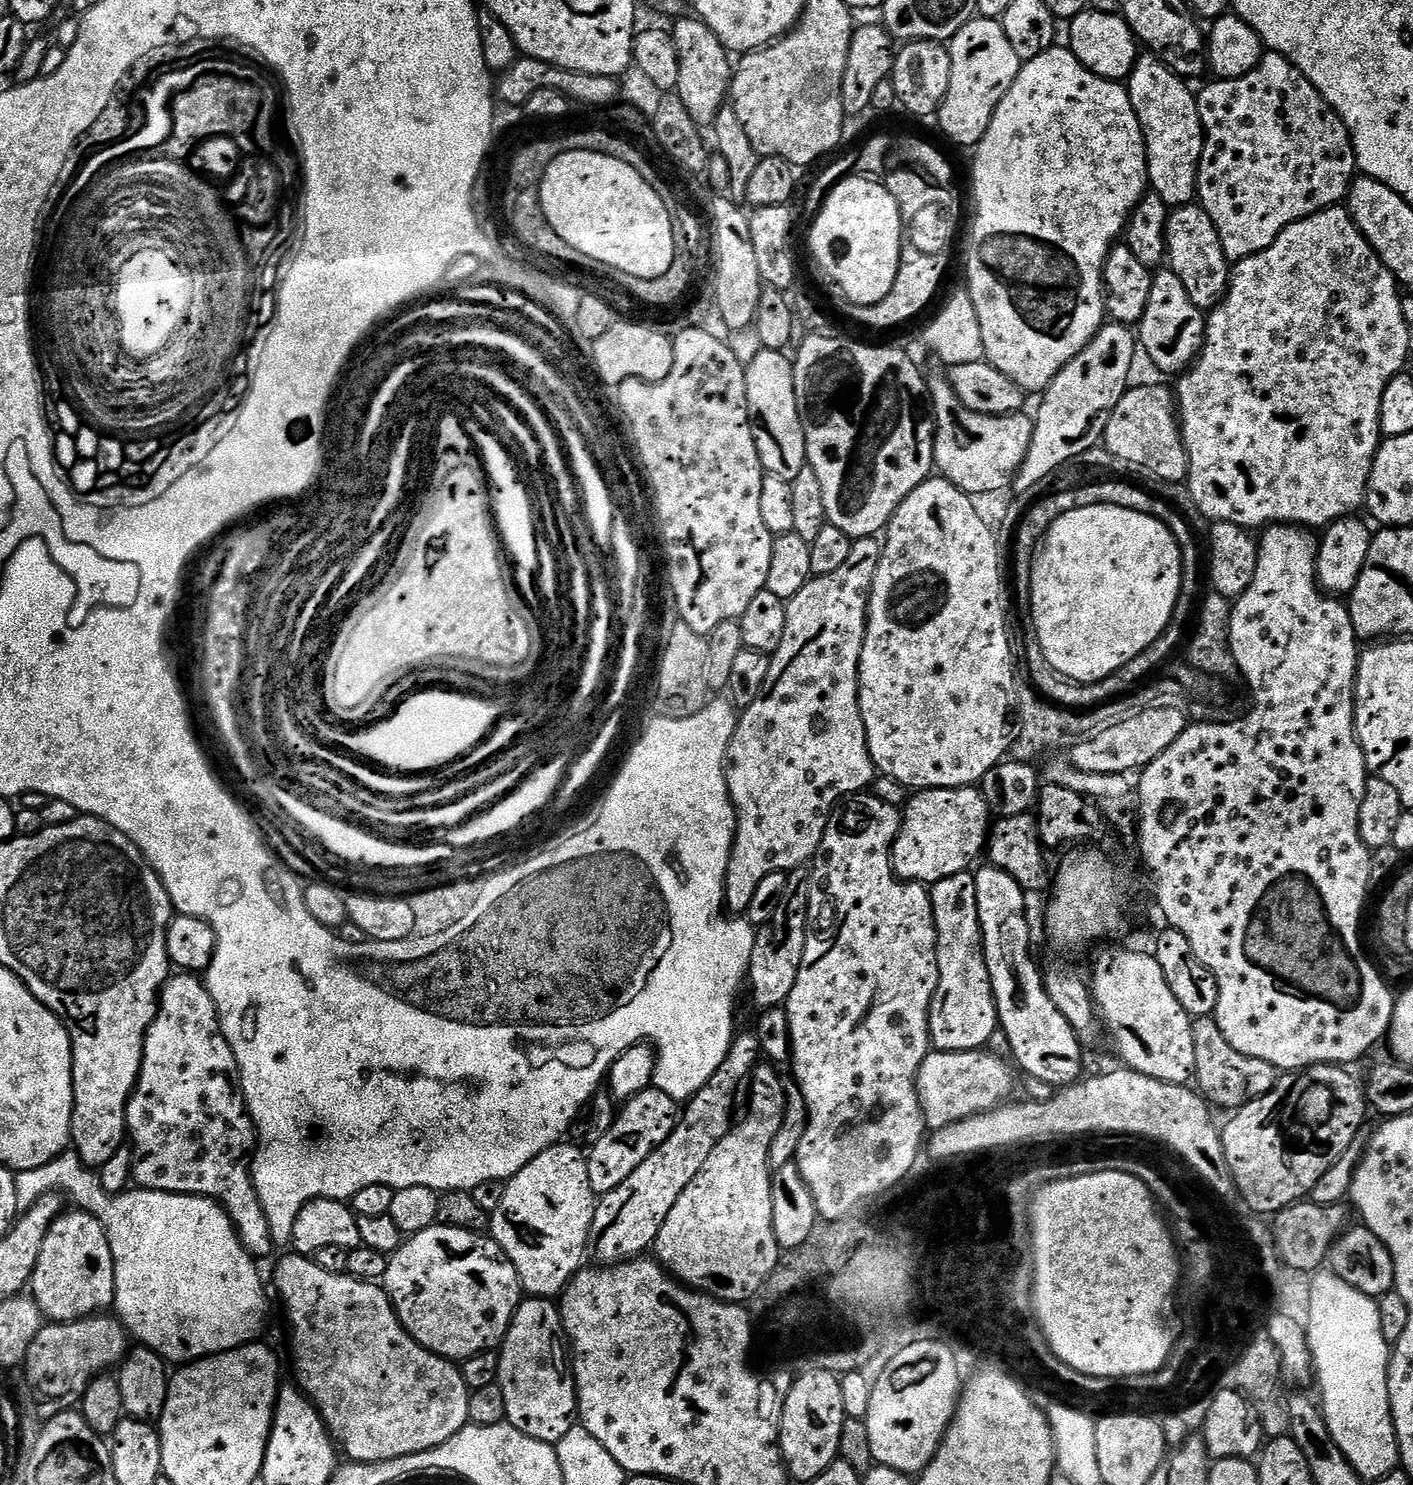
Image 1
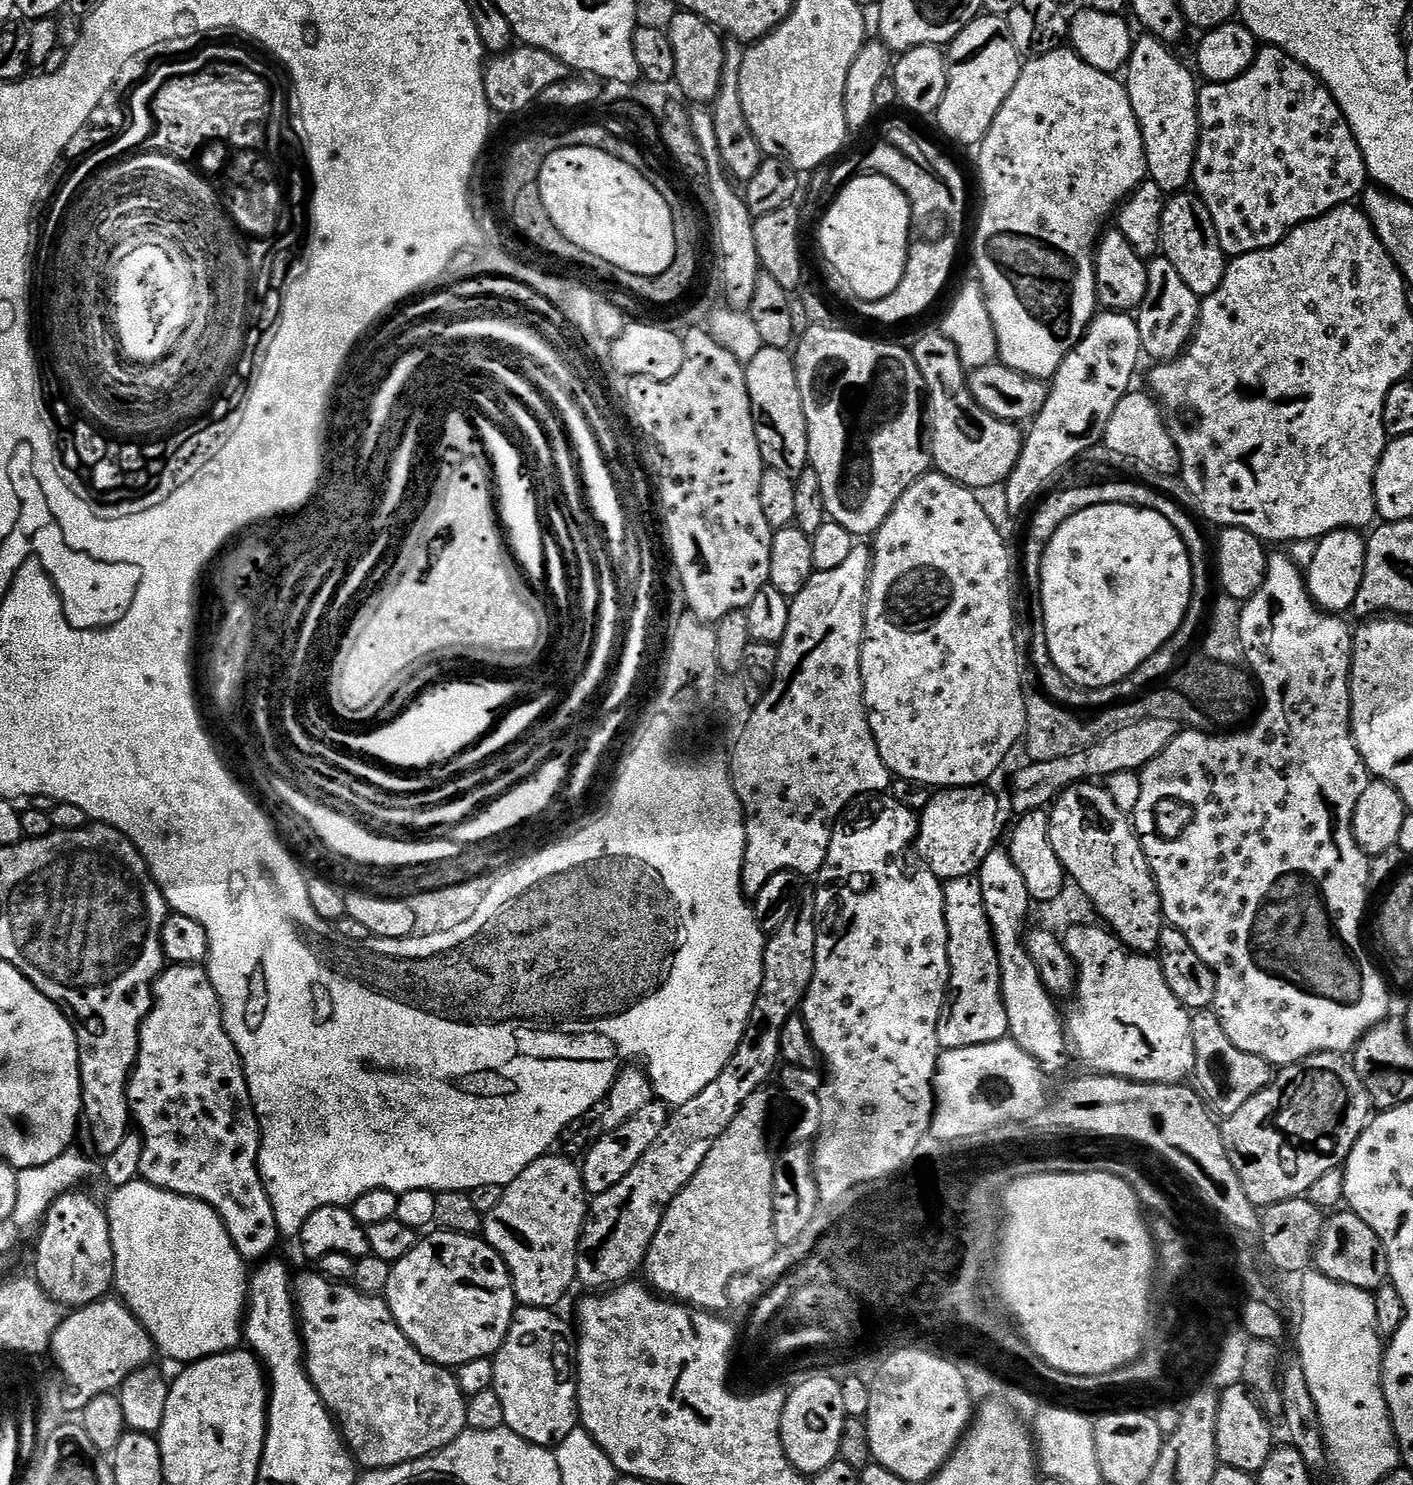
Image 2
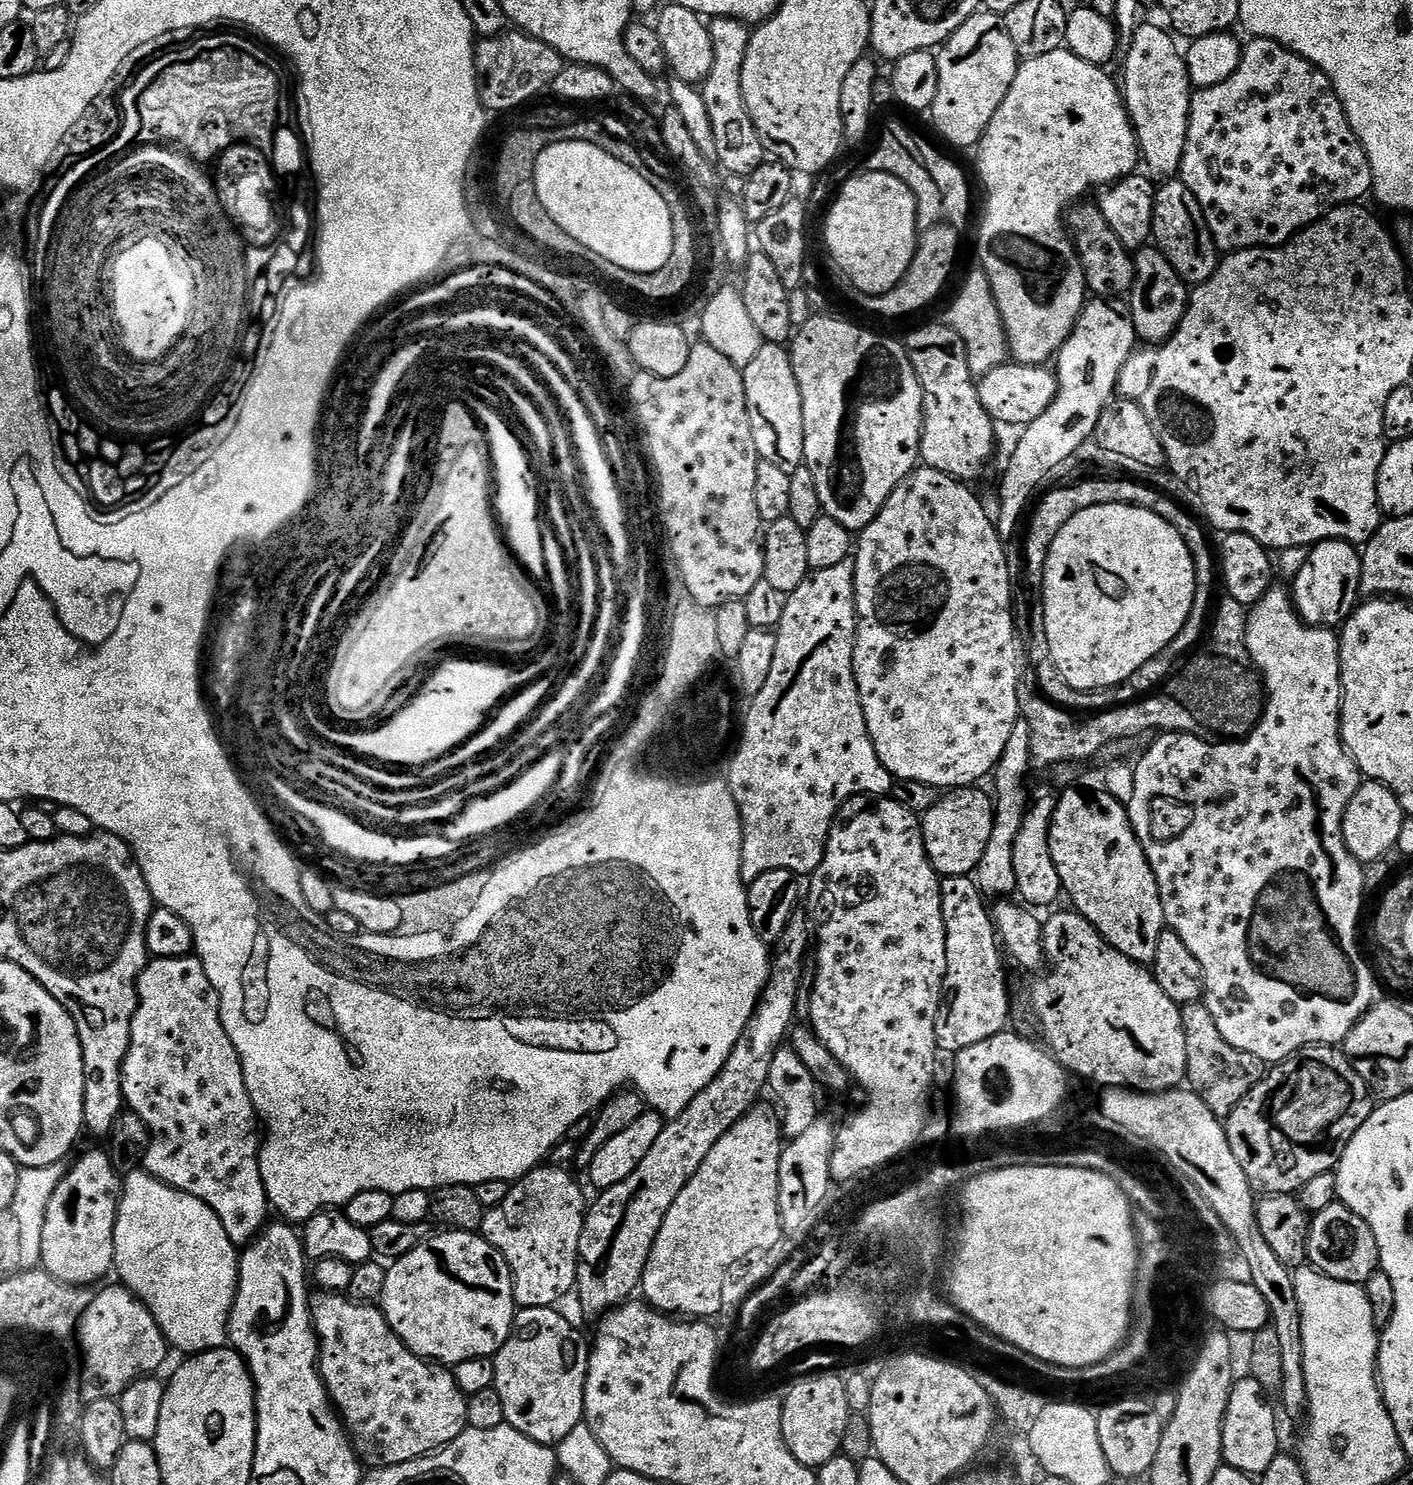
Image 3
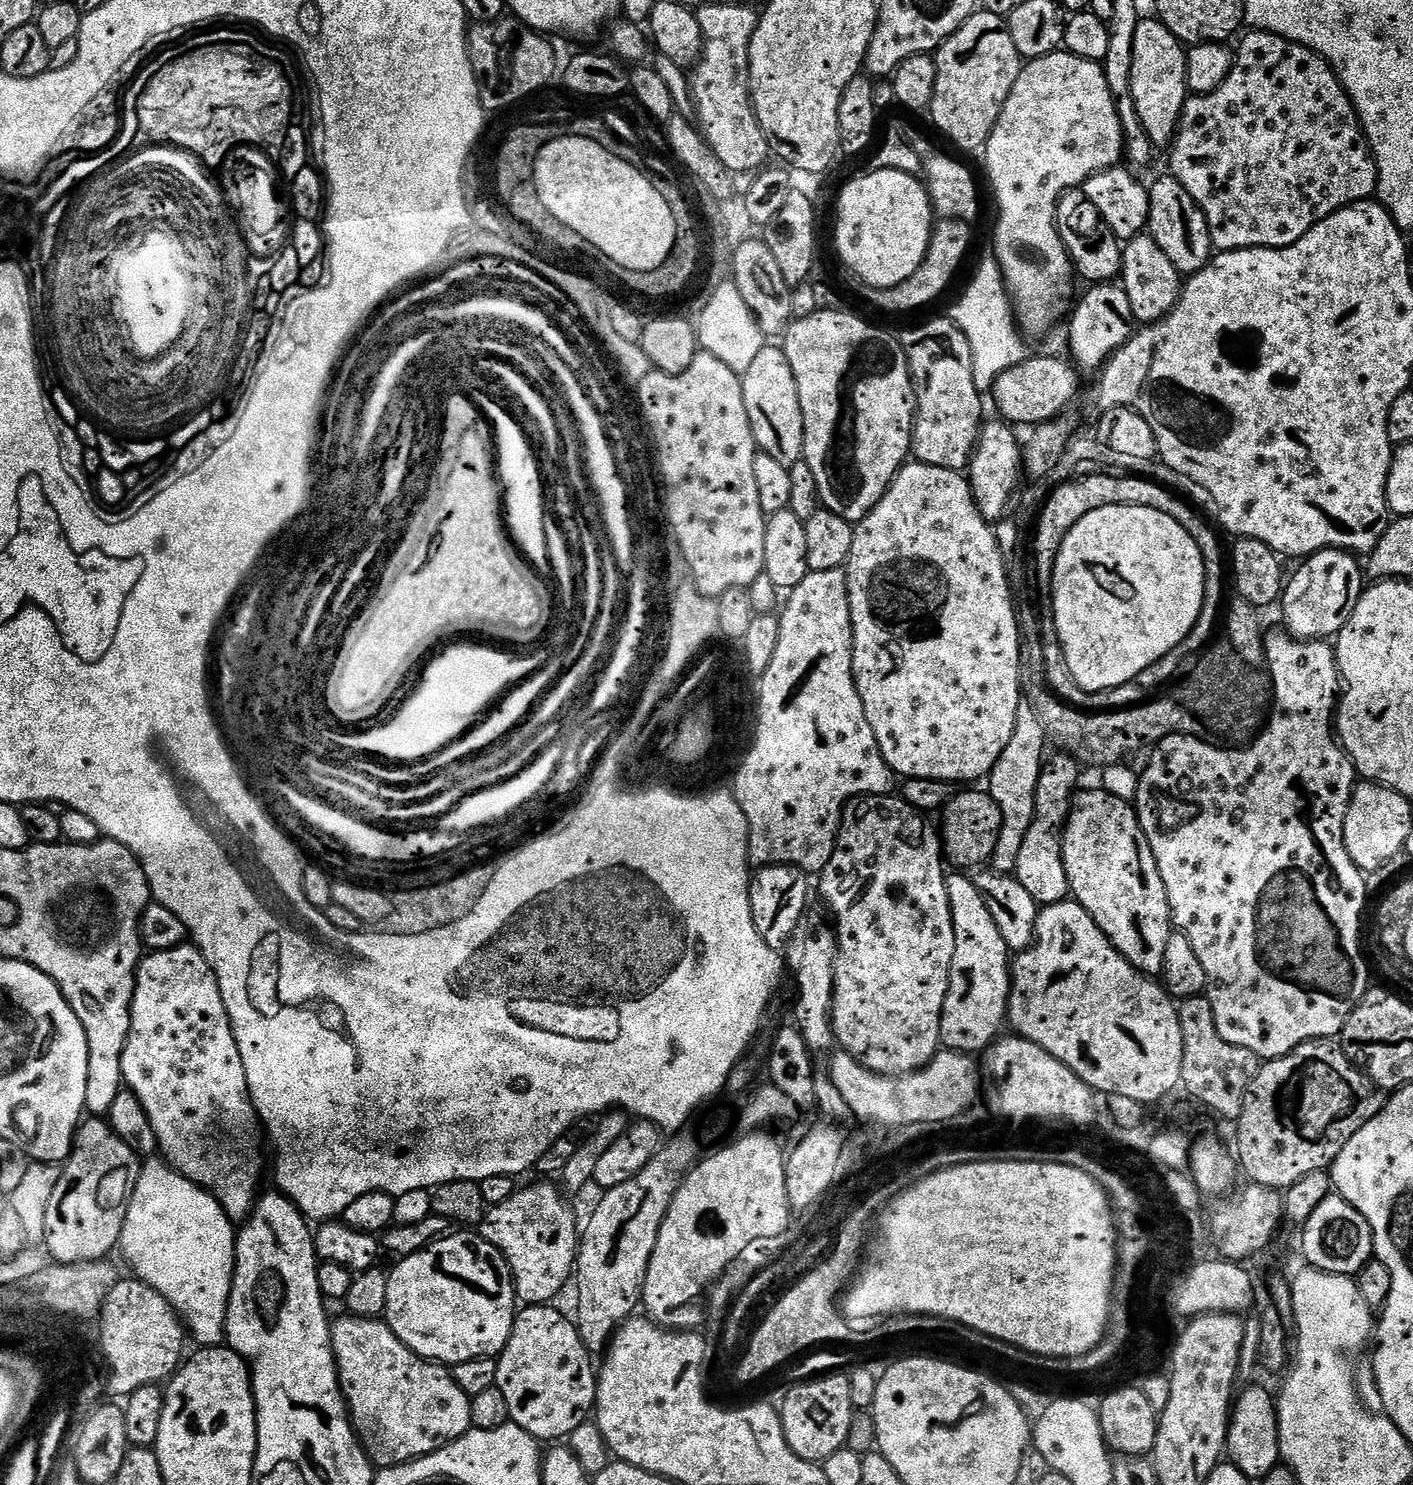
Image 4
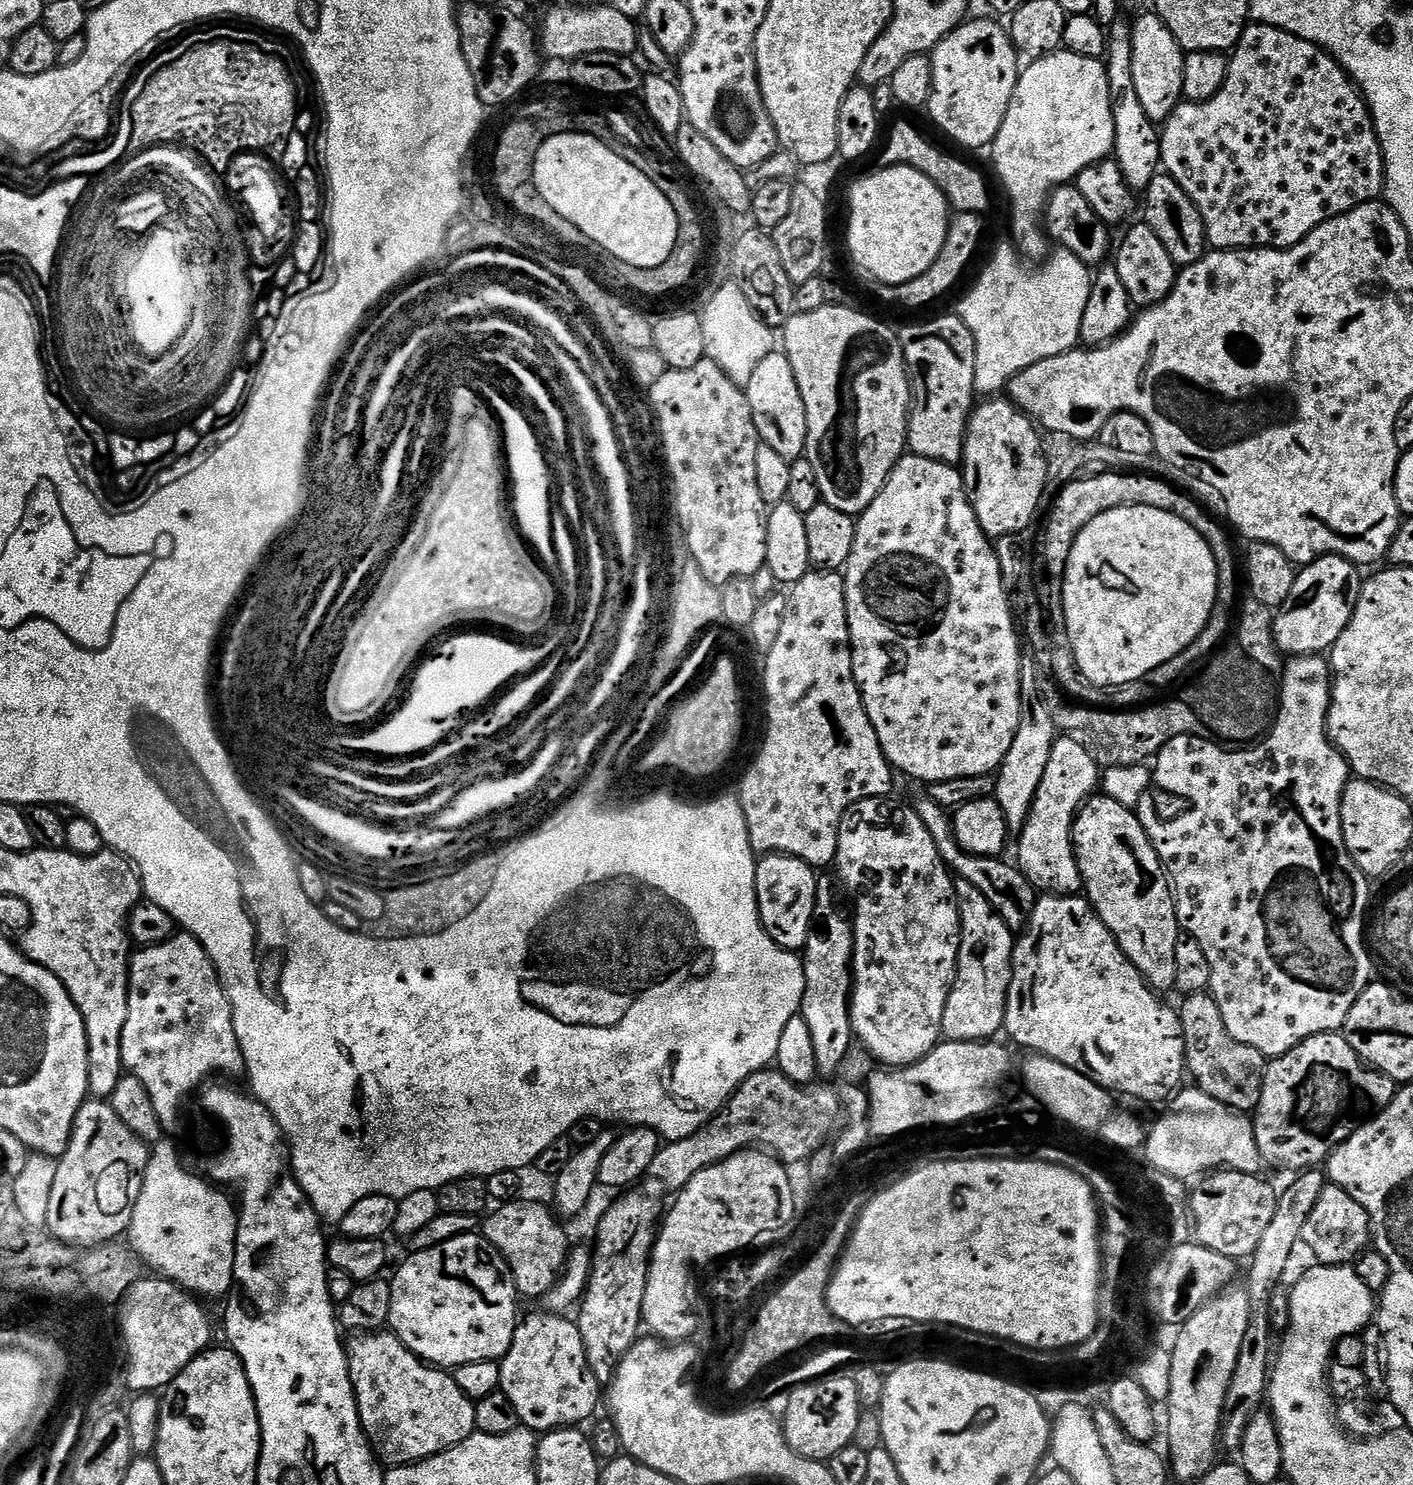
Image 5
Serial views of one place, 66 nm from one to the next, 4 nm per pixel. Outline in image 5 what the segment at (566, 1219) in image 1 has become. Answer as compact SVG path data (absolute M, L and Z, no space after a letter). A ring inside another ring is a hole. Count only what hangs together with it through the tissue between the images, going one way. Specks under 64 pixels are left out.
M520 1203L501 1204L495 1209L497 1212L489 1211L488 1221L485 1224L483 1221L482 1224L482 1235L500 1251L501 1258L508 1264L517 1293L521 1297L542 1298L559 1280L568 1259L570 1243L568 1244L568 1236L560 1225L563 1223L557 1219L547 1203Z

